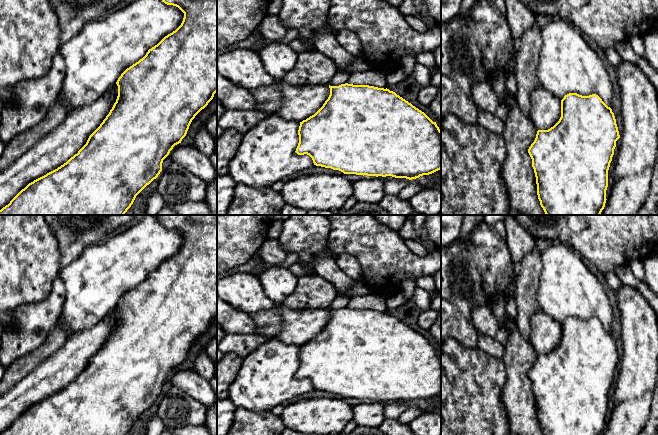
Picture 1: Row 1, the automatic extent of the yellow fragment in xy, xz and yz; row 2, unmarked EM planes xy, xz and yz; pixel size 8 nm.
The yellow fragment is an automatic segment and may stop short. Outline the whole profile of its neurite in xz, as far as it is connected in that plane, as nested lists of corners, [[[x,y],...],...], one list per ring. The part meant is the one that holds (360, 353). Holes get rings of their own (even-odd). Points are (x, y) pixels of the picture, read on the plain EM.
[[[275,305],[282,317],[282,328],[275,339],[300,347],[298,379],[309,379],[314,389],[344,398],[392,400],[409,404],[441,393],[441,354],[424,336],[389,313],[369,309],[291,309]]]

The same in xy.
[[[157,215],[157,218],[162,226],[176,230],[184,237],[181,249],[149,273],[142,283],[127,292],[117,306],[94,327],[70,335],[57,351],[9,391],[0,395],[0,435],[127,435],[136,420],[158,401],[163,384],[175,369],[181,367],[192,344],[217,316],[217,215]]]

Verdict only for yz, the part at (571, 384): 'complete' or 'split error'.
split error

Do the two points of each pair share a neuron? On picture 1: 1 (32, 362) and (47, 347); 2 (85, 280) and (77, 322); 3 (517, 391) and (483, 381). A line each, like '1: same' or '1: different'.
1: same
2: same
3: different

